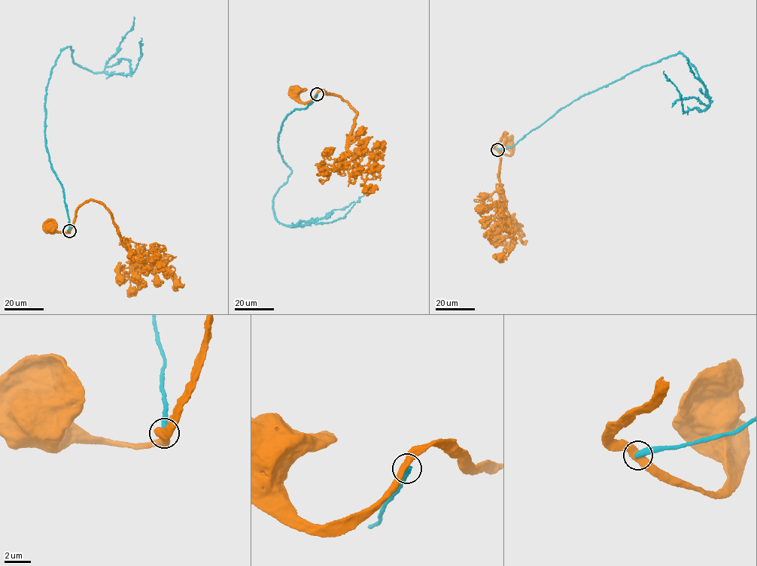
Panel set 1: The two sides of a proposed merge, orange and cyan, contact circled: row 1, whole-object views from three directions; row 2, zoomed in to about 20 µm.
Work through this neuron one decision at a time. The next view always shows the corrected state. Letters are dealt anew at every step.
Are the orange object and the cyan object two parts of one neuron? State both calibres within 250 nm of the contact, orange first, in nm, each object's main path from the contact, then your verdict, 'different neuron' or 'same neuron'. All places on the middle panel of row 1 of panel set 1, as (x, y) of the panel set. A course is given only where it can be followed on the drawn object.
480 nm thick on the orange side, 480 nm on the other; orange runs (317, 94), (309, 101), (303, 102), (297, 100), (295, 91); cyan runs (317, 94), (287, 115), (278, 134), (291, 171), (275, 193), (275, 216), (292, 226), (330, 222), (365, 194); different neuron

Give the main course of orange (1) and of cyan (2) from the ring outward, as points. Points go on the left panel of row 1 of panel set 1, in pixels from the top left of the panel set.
1: (69, 231), (63, 233), (49, 228)
2: (69, 231), (46, 146), (52, 68), (70, 46), (78, 65), (129, 74), (141, 37)

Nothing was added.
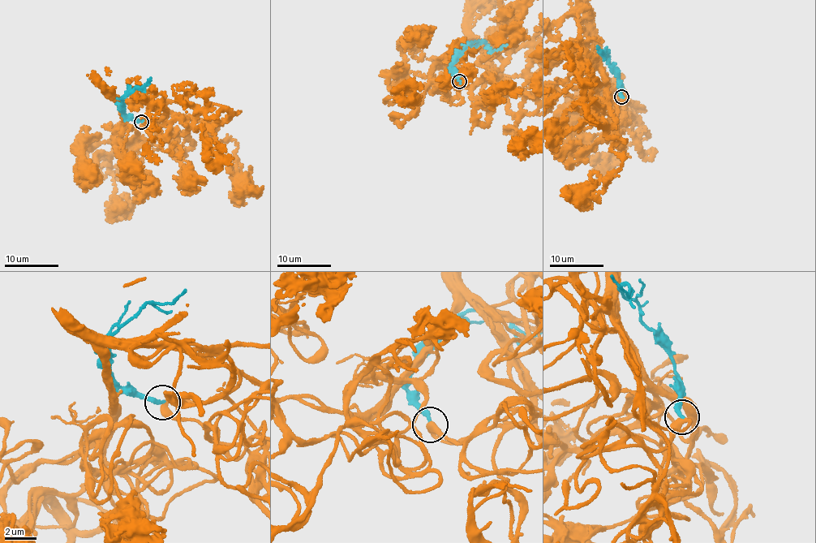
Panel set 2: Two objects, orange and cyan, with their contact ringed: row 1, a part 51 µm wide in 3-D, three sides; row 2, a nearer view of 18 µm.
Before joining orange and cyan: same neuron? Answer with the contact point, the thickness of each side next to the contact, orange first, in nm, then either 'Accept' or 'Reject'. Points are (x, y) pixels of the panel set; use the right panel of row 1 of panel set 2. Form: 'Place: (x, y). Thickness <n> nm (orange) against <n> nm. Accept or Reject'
Place: (621, 96). Thickness 360 nm (orange) against 260 nm. Reject

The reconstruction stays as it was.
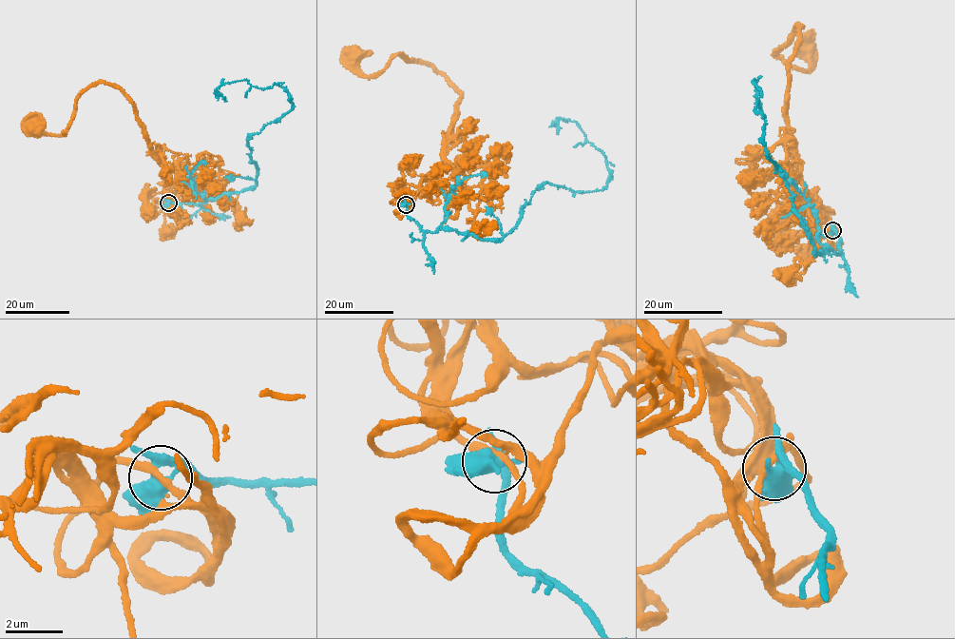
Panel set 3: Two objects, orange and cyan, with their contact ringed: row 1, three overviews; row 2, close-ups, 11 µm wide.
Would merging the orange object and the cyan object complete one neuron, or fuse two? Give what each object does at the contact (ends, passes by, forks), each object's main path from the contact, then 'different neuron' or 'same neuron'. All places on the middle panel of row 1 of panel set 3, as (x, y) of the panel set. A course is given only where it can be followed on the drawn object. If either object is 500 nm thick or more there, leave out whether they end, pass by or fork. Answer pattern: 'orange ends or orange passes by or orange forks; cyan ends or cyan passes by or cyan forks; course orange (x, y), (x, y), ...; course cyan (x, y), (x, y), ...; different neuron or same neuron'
orange passes by; cyan forks; course orange (406, 203), (444, 164), (461, 99), (423, 62), (395, 55), (370, 75), (356, 71), (353, 55); course cyan (406, 204), (422, 230), (500, 241), (544, 183), (607, 186), (606, 159), (577, 124), (559, 119), (558, 133); different neuron

